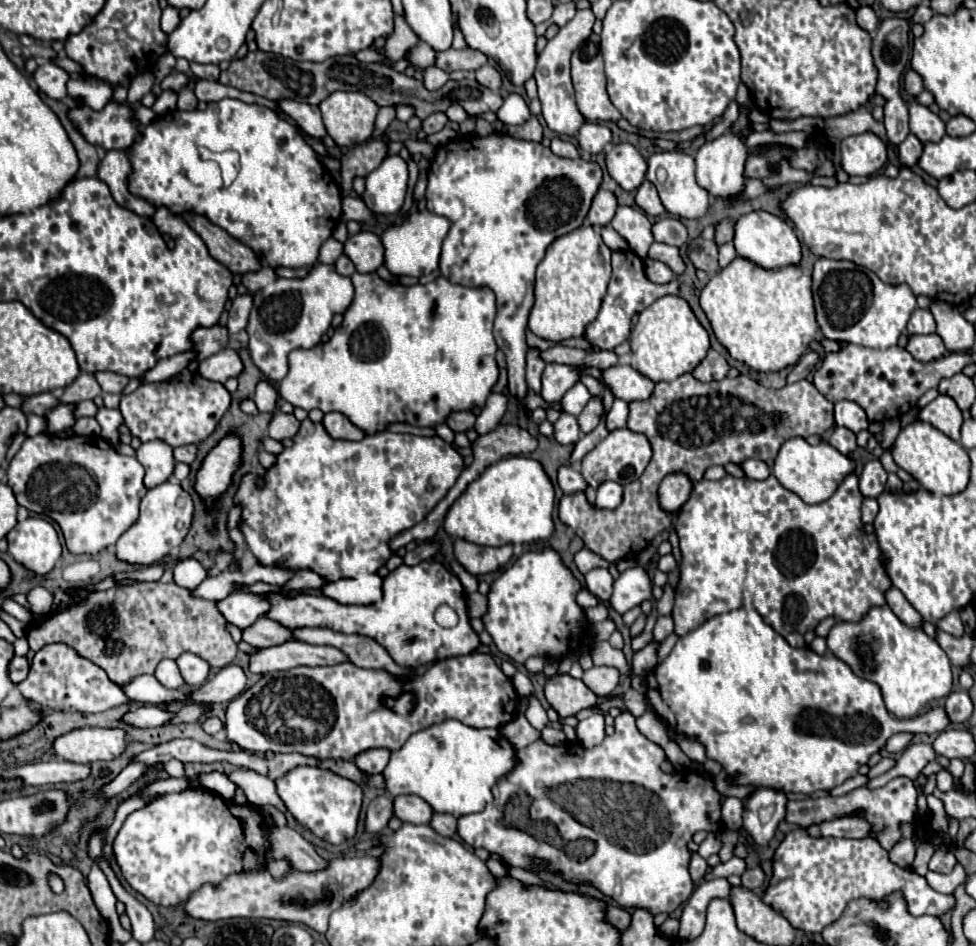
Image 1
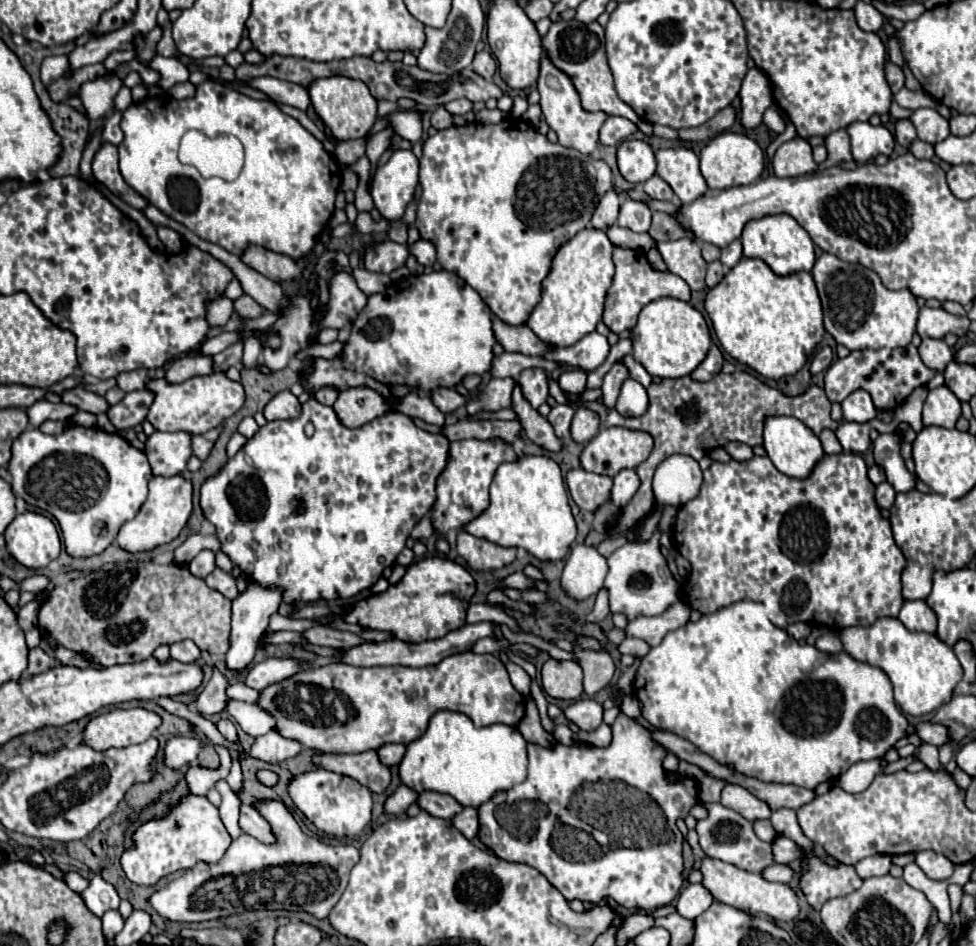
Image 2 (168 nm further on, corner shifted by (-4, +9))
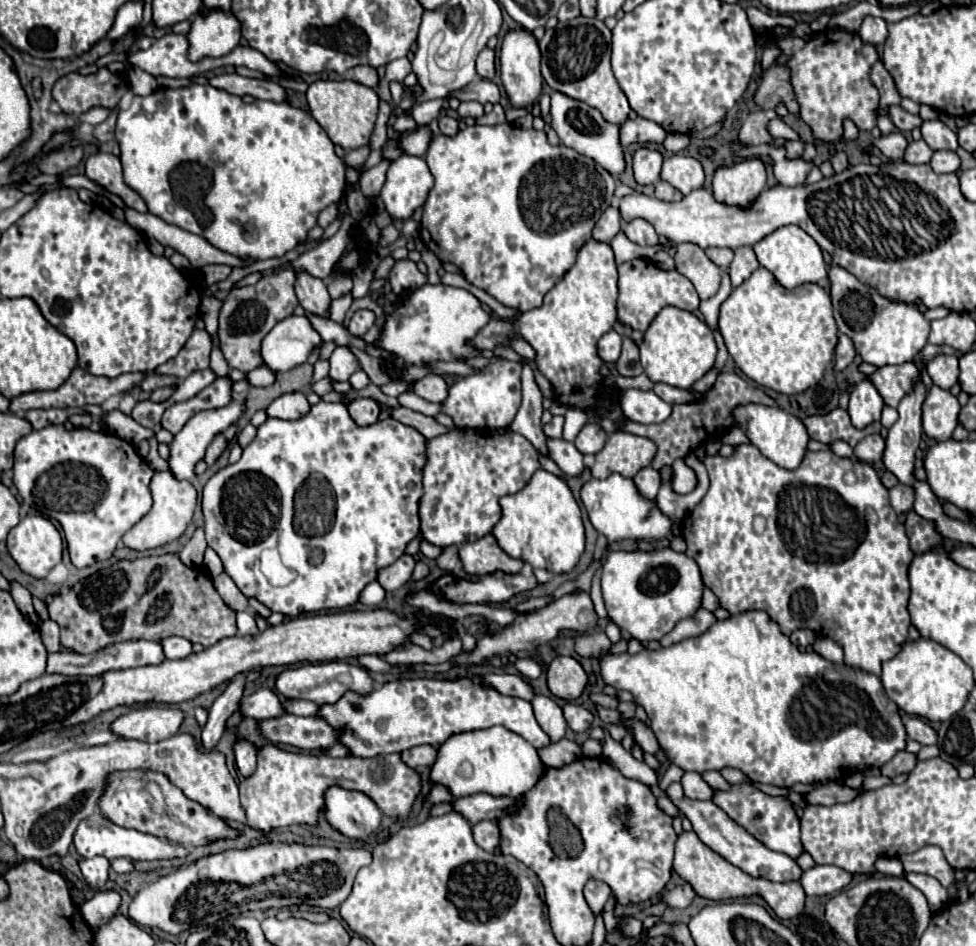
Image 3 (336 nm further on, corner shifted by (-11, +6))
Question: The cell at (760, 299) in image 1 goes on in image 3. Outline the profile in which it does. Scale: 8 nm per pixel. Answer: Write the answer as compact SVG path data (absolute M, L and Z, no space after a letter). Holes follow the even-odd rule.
M765 267L755 269L751 277L723 301L719 331L735 365L749 379L787 395L803 393L817 385L837 345L837 325L829 293L817 283L785 289Z

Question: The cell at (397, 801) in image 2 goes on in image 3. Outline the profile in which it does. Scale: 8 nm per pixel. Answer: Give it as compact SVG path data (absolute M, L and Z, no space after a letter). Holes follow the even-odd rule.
M435 785L427 795L427 803L431 803L431 805L445 803L445 801L451 801L451 799L453 799L453 795L443 785Z

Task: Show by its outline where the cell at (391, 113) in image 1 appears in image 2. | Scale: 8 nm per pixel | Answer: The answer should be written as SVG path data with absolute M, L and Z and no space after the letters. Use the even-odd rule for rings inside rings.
M348 140L348 142L340 142L336 146L336 158L340 160L340 164L344 166L350 166L354 164L360 156L364 156L364 150L366 150L366 142L364 140Z

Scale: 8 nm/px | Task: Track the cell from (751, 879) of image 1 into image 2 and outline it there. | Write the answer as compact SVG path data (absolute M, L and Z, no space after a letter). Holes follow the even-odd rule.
M774 864L768 866L762 876L770 882L792 882L794 880L794 870L790 866L782 866L782 864Z

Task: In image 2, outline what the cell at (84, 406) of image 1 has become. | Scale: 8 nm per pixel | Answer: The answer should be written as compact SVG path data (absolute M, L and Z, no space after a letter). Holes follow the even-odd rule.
M42 400L42 402L34 402L34 406L26 408L26 412L28 412L30 424L40 426L46 420L68 420L76 410L74 410L74 406L64 404L64 402L54 404L54 402Z

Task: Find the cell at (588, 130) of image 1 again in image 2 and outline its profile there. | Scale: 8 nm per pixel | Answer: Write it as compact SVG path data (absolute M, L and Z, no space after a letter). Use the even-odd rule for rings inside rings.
M608 116L600 130L600 144L618 144L638 130L634 122L622 116Z

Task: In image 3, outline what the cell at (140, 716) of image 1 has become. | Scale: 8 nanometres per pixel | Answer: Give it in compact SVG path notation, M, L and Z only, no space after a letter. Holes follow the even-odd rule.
M259 689L253 695L241 697L239 713L251 719L269 719L283 715L283 707L281 699L271 689Z

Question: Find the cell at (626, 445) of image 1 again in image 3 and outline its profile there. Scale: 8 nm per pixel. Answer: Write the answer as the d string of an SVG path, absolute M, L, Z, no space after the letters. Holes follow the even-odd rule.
M615 431L609 435L605 447L595 455L591 475L595 479L605 479L611 473L619 473L631 479L637 475L637 471L651 465L655 451L657 447L651 439L625 431Z

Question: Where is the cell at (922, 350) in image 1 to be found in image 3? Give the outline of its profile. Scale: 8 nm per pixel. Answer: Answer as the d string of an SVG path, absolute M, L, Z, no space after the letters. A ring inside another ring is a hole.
M937 355L929 361L927 373L935 385L939 385L941 389L949 389L957 383L959 359L955 355Z

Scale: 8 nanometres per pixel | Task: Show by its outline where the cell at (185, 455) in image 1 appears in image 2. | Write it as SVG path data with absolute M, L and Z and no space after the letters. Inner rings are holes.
M218 426L218 428L214 428L214 430L206 432L206 434L194 436L194 438L192 438L192 450L194 450L194 456L198 456L200 460L206 460L206 456L210 454L210 450L212 450L216 438L220 436L220 432L222 432L222 426Z

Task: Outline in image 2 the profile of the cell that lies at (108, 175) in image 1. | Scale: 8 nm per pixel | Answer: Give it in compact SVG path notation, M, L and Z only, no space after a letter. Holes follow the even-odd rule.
M102 144L98 148L98 152L94 154L94 160L92 160L92 172L94 172L94 180L102 182L114 196L124 200L132 208L144 210L148 206L148 202L138 192L130 190L130 186L126 186L124 178L118 174L118 150L116 150L116 146Z

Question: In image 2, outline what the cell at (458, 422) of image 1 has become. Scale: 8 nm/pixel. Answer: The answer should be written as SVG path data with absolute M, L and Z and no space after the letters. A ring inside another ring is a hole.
M438 386L436 390L432 390L432 404L446 414L446 412L456 412L458 408L462 408L466 400L456 390Z

